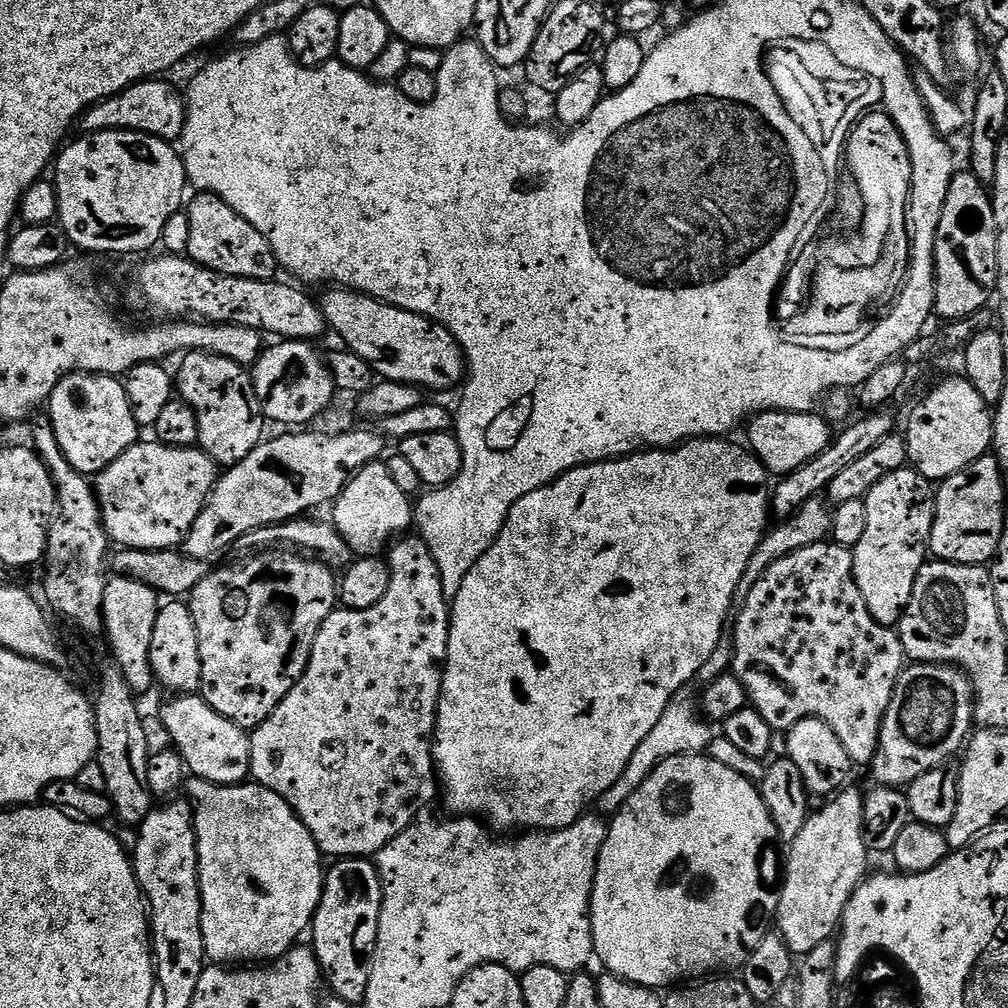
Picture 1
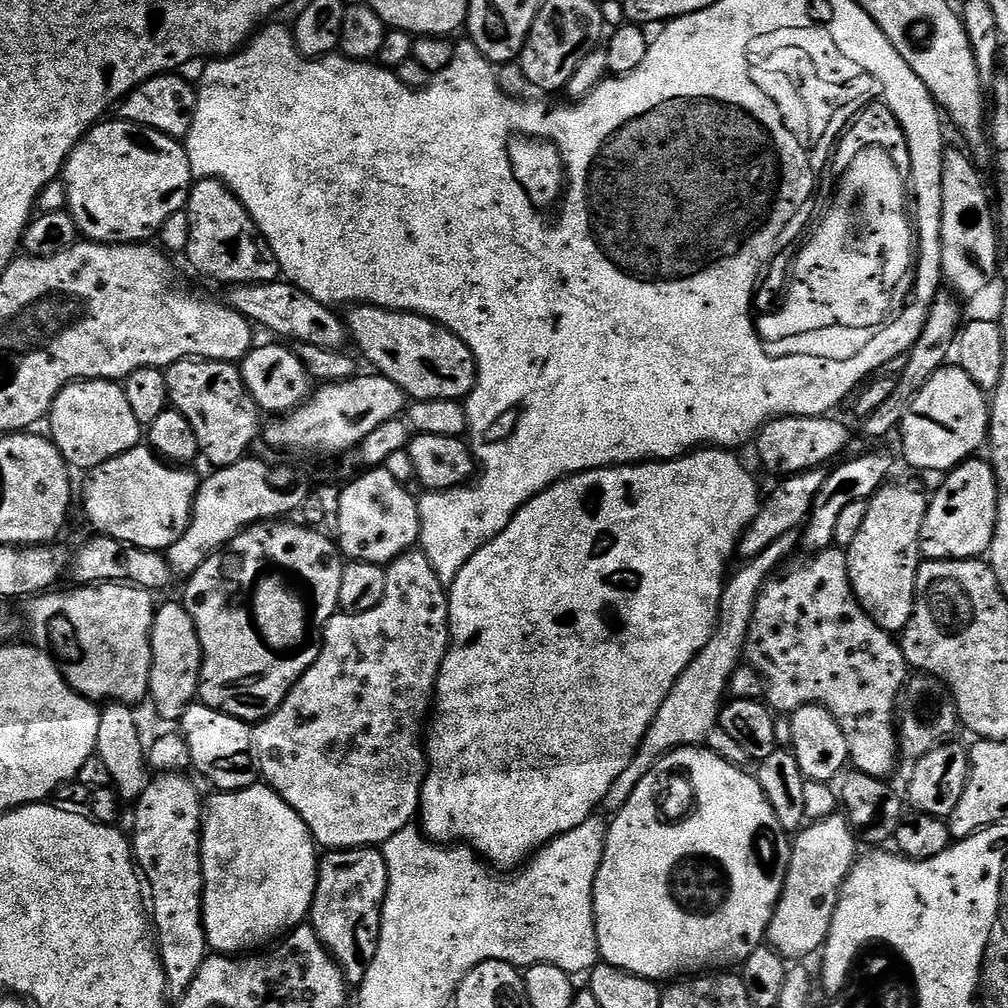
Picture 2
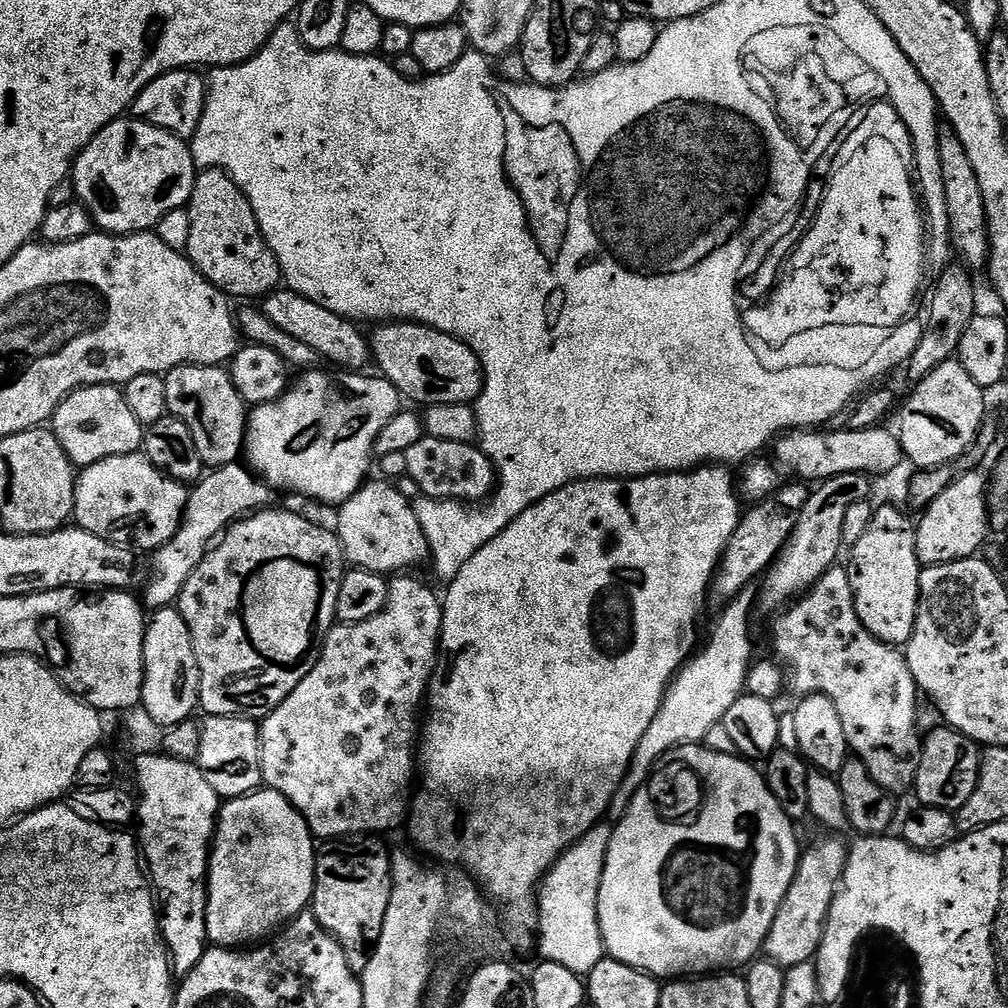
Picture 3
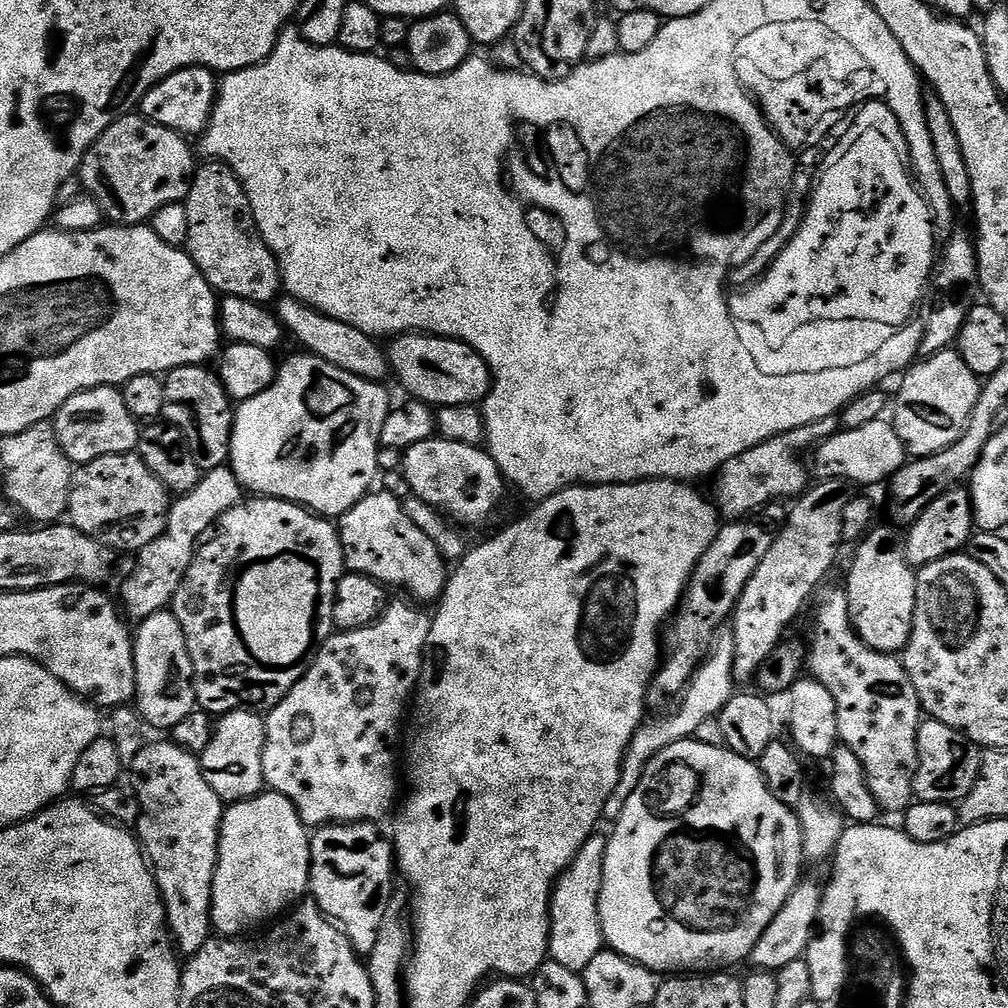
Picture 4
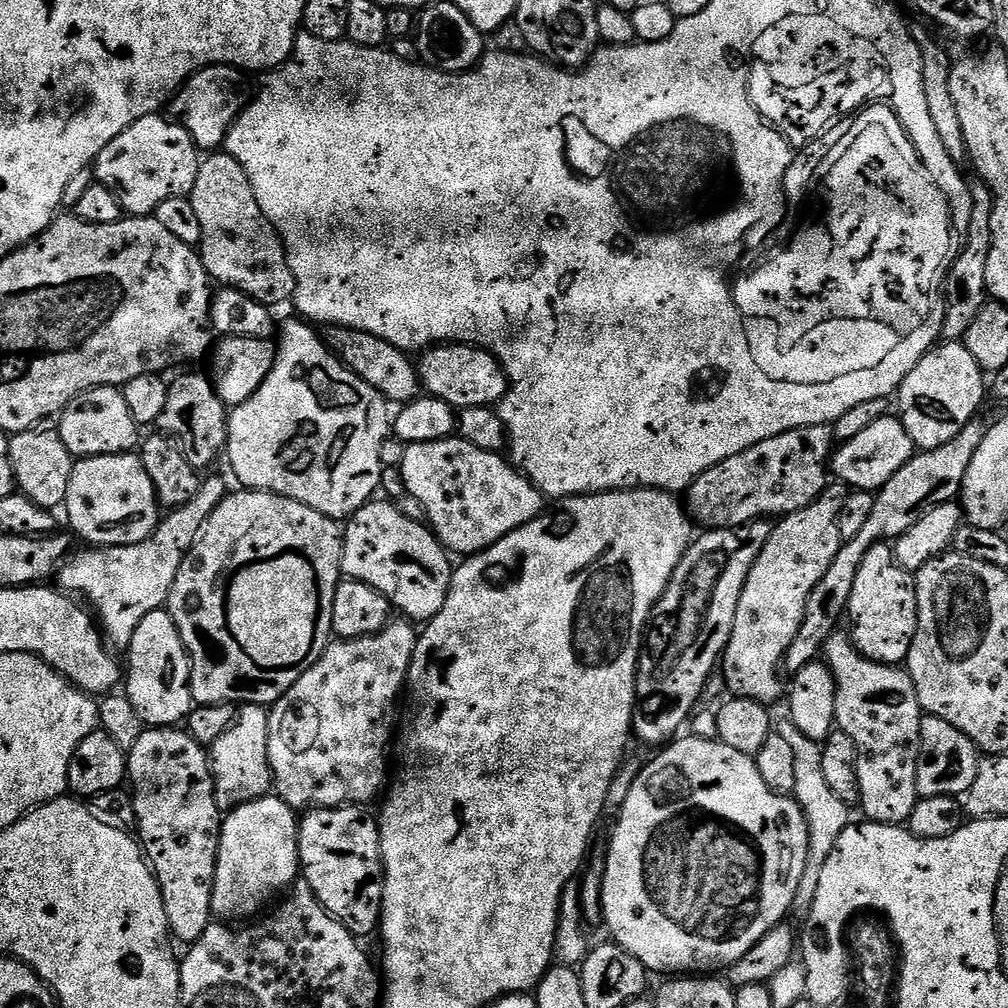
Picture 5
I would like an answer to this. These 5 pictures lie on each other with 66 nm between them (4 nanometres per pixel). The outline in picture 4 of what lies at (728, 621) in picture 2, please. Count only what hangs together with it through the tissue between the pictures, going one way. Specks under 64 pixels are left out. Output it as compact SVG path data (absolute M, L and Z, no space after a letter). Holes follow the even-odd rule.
M724 638L704 659L704 663L696 669L696 673L692 675L692 681L684 689L684 695L679 697L678 703L671 709L673 712L669 716L662 717L661 720L649 719L640 725L630 742L628 751L624 753L624 765L620 771L618 786L614 786L614 794L610 794L610 798L606 798L603 819L608 822L617 820L622 814L622 806L626 806L626 802L630 802L630 794L634 794L645 766L671 744L693 739L698 726L702 726L702 722L706 722L706 718L719 717L726 702L730 702L730 698L737 688L738 681L734 678L734 648L731 639Z

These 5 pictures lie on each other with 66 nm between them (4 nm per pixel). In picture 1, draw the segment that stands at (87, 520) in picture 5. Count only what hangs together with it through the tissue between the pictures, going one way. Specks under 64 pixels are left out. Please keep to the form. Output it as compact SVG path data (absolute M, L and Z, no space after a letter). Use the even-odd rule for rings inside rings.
M137 442L129 446L110 466L106 466L95 477L94 487L100 500L100 512L104 515L104 528L109 537L124 548L142 550L179 549L190 534L198 514L208 501L218 479L218 465L199 446L172 448L169 444Z

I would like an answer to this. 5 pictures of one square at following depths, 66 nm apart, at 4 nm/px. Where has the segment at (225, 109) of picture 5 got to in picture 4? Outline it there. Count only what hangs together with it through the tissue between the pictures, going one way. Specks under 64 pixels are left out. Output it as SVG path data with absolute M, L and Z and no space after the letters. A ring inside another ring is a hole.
M183 68L160 80L142 98L139 115L158 126L166 126L185 138L203 137L212 121L218 99L218 76L210 68Z

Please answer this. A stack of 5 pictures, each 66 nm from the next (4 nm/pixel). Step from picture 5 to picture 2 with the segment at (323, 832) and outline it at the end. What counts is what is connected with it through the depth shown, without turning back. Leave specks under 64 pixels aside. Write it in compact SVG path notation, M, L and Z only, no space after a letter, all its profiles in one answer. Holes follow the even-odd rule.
M375 848L328 850L319 857L316 893L310 913L310 927L324 943L349 985L359 986L378 950L381 906L388 889L388 871L383 851Z

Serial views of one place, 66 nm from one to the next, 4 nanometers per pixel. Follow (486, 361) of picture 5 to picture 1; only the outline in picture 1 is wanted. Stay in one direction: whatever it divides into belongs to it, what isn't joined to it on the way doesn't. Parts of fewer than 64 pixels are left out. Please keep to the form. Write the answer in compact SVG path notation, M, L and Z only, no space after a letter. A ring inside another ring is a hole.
M339 286L333 287L322 300L324 322L329 329L332 328L344 339L343 347L347 351L358 354L358 358L366 358L373 373L384 380L392 380L395 384L410 384L413 388L432 392L448 392L451 388L459 389L466 376L466 361L464 349L452 337L450 330L446 330L435 320L426 316L419 316L396 308L393 304L383 304L380 300L366 295L364 292L353 292Z

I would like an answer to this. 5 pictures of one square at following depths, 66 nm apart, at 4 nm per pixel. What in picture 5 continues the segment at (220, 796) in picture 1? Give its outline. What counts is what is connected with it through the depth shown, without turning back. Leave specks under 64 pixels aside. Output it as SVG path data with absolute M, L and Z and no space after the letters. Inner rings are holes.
M269 794L260 800L252 800L249 804L237 804L229 812L232 813L229 816L227 813L220 825L220 849L214 878L212 911L225 921L236 922L239 921L236 920L239 916L254 915L271 896L276 896L284 887L287 889L297 883L302 872L300 867L300 829L297 813L276 794Z

